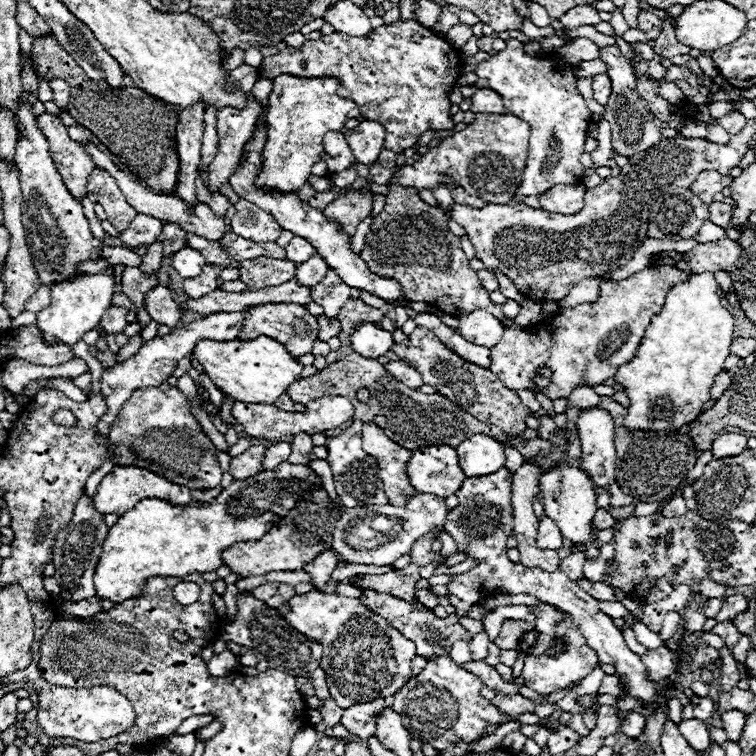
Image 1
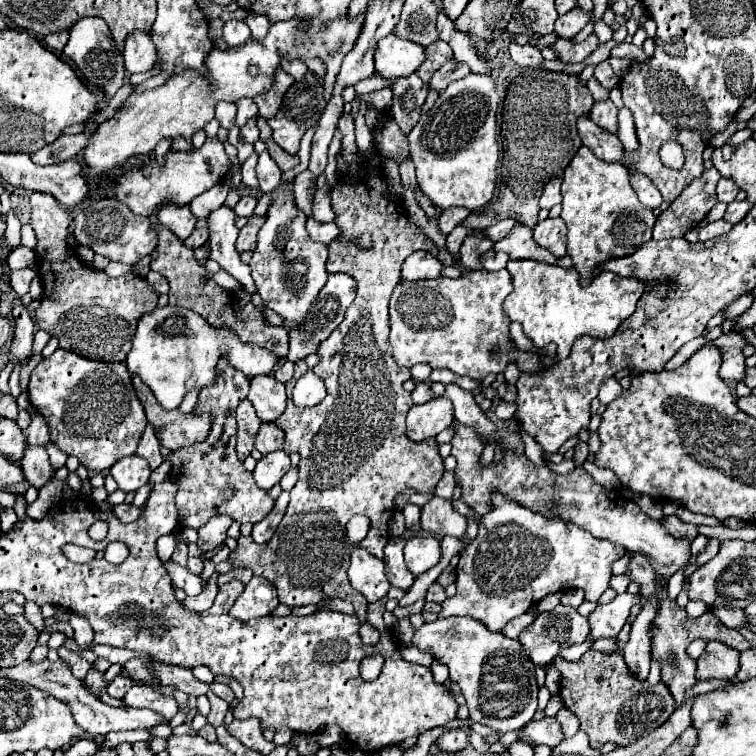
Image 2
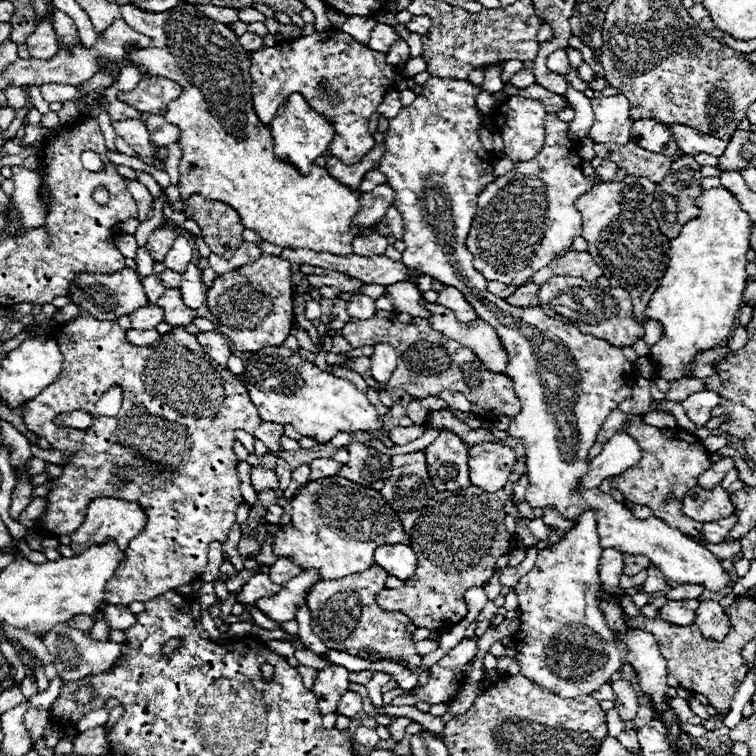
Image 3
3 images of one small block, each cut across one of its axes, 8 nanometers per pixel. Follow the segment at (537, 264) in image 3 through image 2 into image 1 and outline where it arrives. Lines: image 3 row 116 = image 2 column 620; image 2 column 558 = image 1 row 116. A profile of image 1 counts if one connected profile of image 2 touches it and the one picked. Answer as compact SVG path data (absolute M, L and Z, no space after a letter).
M510 38L506 40L506 50L476 66L476 76L478 88L494 88L502 96L508 112L520 116L532 128L528 162L514 202L522 204L526 196L540 196L556 184L580 184L584 174L580 156L584 152L584 140L592 114L586 108L584 98L576 92L576 76L572 66L560 56L526 56L520 42Z

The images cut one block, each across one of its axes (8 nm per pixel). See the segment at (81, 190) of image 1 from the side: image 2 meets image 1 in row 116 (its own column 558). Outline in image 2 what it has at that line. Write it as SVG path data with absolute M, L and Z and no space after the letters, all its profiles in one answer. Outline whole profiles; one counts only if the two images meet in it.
M592 32L584 42L580 44L574 44L572 40L566 40L566 38L556 38L556 42L550 46L558 60L562 62L584 62L596 48L598 48L598 36Z

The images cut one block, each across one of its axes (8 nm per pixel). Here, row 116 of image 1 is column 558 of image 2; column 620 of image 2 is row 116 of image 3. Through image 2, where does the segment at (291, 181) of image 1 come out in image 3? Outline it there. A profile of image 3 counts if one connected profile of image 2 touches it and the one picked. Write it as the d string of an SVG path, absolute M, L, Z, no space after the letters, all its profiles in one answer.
M300 94L290 96L282 104L282 108L278 110L276 118L270 124L270 132L274 138L274 154L280 160L288 160L300 174L308 174L310 164L328 150L328 144L332 142L334 136L332 124L328 124L328 120L322 118L322 114L314 112Z

